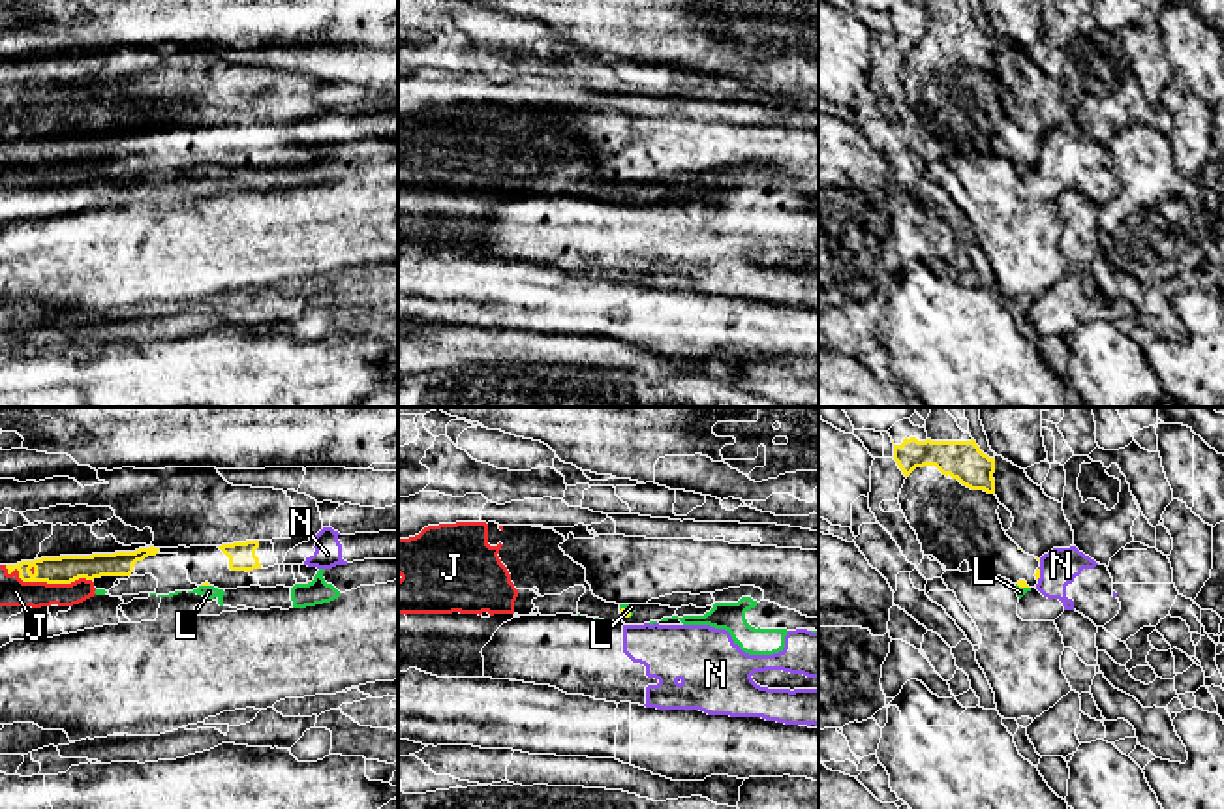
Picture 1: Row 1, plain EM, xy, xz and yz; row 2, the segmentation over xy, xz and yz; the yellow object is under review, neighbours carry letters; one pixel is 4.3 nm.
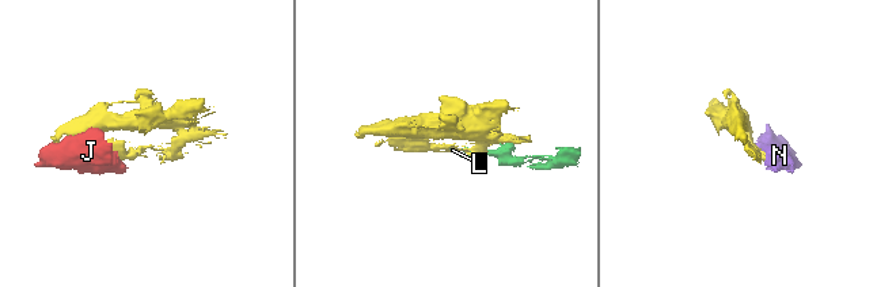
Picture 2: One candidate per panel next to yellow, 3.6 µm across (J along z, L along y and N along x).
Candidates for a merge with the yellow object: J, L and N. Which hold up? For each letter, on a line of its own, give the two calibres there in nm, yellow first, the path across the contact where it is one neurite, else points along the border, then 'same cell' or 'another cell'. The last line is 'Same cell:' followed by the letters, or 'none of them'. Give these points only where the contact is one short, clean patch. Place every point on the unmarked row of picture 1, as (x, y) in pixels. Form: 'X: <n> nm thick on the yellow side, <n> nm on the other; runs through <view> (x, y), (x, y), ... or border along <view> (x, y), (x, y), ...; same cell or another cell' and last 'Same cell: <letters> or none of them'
J: 120 nm thick on the yellow side, 120 nm on the other; same cell
L: 50 nm thick on the yellow side, 30 nm on the other; border along xz (620, 188), (627, 188), (631, 194); another cell
N: 20 nm thick on the yellow side, 160 nm on the other; border along yz (1039, 147), (1037, 158); another cell
Same cell: J

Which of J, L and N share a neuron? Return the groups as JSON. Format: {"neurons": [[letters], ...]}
{"neurons": [["J"], ["L", "N"]]}

